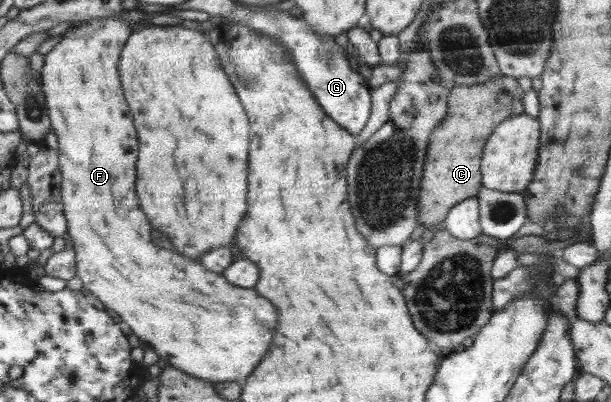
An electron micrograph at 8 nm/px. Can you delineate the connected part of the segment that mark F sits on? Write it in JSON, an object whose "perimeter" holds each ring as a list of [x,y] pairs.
{"perimeter":[[[118,16],[90,18],[83,21],[80,26],[72,26],[66,30],[62,36],[62,40],[44,54],[44,66],[42,66],[40,83],[42,85],[42,93],[44,93],[45,105],[47,108],[48,118],[51,121],[51,129],[58,137],[59,166],[61,171],[61,202],[62,211],[67,221],[67,232],[74,243],[74,251],[76,252],[76,275],[82,280],[83,291],[91,297],[98,298],[106,306],[106,309],[117,313],[123,322],[130,326],[133,338],[136,342],[144,342],[150,346],[158,355],[166,359],[170,366],[187,372],[189,375],[195,376],[197,379],[207,380],[208,382],[232,382],[245,381],[252,371],[256,369],[256,365],[262,361],[262,357],[270,351],[272,345],[272,337],[276,333],[278,327],[278,311],[276,307],[260,297],[259,292],[254,288],[245,288],[236,286],[236,284],[228,282],[227,278],[221,273],[214,273],[204,269],[200,263],[190,261],[182,255],[176,255],[172,251],[166,249],[158,249],[156,245],[152,245],[150,241],[150,225],[148,219],[144,217],[144,213],[138,209],[138,197],[134,193],[134,183],[136,183],[136,153],[138,153],[138,141],[136,141],[136,131],[134,131],[134,123],[132,123],[132,115],[128,111],[128,105],[124,101],[120,83],[122,79],[118,79],[118,61],[122,57],[123,47],[128,41],[128,37],[132,35],[132,26],[130,22],[124,23]]]}

